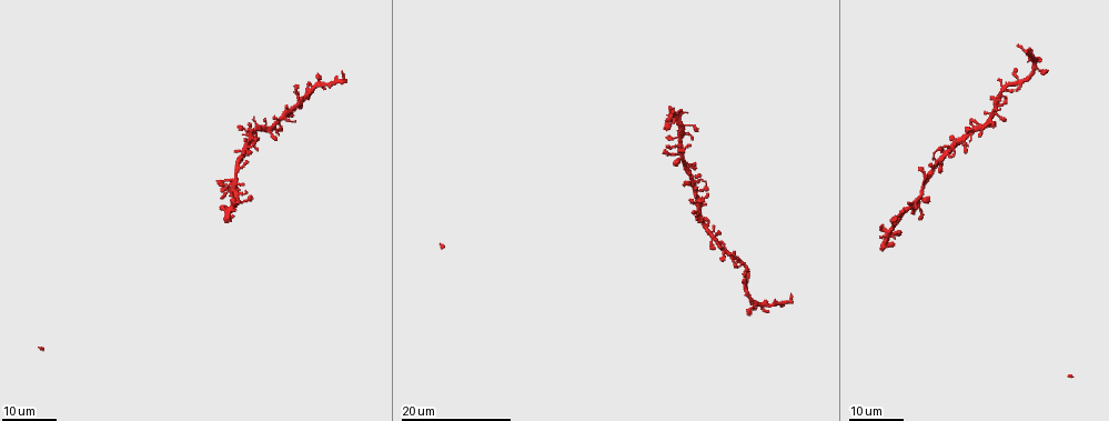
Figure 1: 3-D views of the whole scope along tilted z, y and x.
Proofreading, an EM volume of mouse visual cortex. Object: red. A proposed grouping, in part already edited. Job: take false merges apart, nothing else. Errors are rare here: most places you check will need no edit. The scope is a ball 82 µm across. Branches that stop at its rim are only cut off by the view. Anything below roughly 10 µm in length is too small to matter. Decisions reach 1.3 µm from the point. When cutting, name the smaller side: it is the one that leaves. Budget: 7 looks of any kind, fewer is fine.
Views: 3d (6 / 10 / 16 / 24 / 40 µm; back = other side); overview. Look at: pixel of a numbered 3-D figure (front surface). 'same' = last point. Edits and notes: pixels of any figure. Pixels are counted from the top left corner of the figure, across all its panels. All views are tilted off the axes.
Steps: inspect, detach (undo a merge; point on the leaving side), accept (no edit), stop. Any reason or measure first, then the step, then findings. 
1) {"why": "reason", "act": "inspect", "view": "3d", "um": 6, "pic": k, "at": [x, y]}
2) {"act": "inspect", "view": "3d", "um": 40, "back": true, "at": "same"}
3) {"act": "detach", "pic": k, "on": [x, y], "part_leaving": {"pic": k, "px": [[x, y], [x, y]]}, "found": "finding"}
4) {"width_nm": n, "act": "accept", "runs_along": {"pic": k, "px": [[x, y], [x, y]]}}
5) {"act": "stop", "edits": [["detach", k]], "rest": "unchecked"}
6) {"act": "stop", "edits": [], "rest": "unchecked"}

{"act": "inspect", "view": "3d", "um": 16, "pic": 1, "at": [281, 116]}

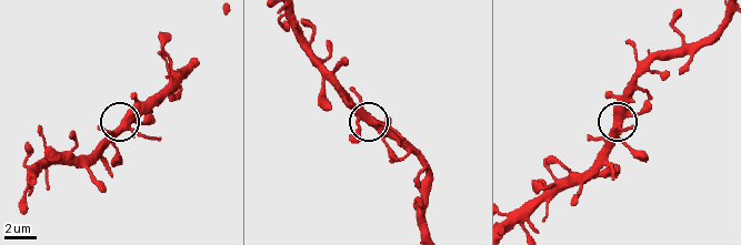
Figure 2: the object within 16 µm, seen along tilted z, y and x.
{"why": "zoom in", "act": "inspect", "view": "3d", "um": 6, "pic": 2, "at": [123, 125]}

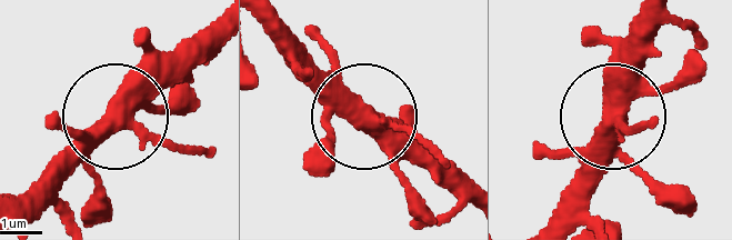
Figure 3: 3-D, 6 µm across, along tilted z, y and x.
{"act": "inspect", "view": "3d", "um": 6, "back": true, "pic": 3, "at": [113, 118]}

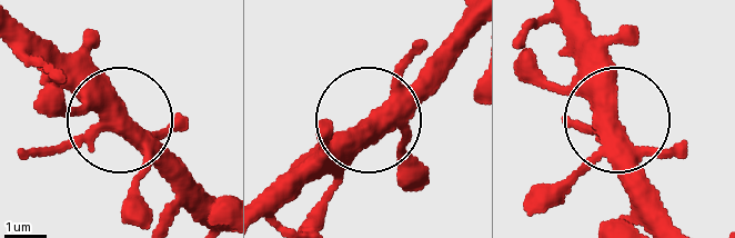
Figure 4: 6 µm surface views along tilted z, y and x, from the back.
{"arms": 3, "act": "accept", "runs_along": {"pic": 4, "px": [[474, 13], [385, 111], [267, 209]]}, "found": "one neuron here"}

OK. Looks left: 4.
{"why": "narrows sharply", "act": "inspect", "view": "3d", "um": 16, "pic": 1, "at": [769, 307]}

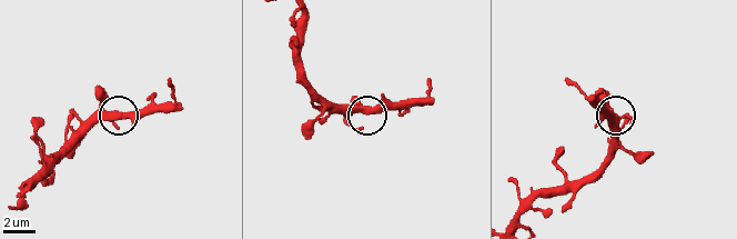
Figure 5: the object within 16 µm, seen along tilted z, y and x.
{"why": "zoom in", "act": "inspect", "view": "3d", "um": 6, "pic": 5, "at": [610, 120]}

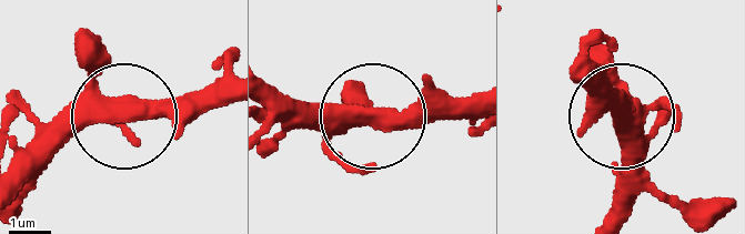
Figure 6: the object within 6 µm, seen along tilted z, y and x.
{"act": "accept", "runs_along": {"pic": 6, "px": [[277, 88], [381, 113], [471, 102]]}, "found": "all the same neuron"}

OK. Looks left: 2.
{"why": "three arms meet", "act": "inspect", "view": "3d", "um": 24, "pic": 1, "at": [1019, 83]}

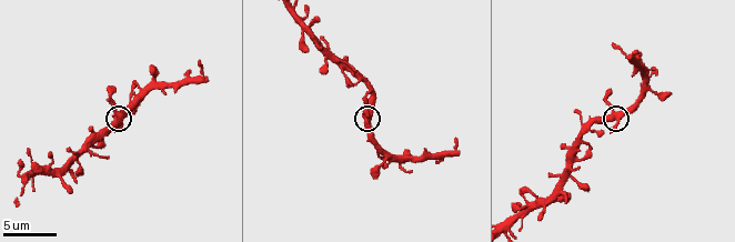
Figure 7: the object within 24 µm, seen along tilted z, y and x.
{"why": "zoom in", "act": "inspect", "view": "3d", "um": 10, "pic": 7, "at": [610, 118]}

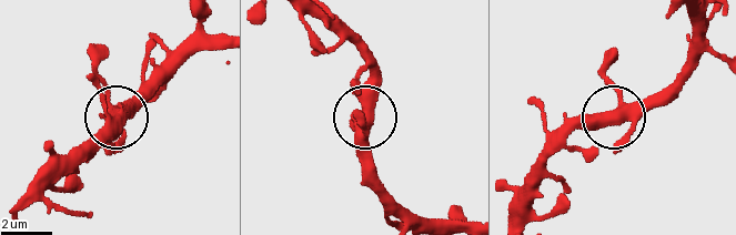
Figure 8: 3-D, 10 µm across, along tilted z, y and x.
{"width_nm": 410, "act": "accept", "runs_along": {"pic": 8, "px": [[511, 217], [573, 133], [643, 111], [672, 82]]}, "found": "all the same neuron"}

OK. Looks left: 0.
{"act": "stop", "edits": [], "rest": "unchecked"}

